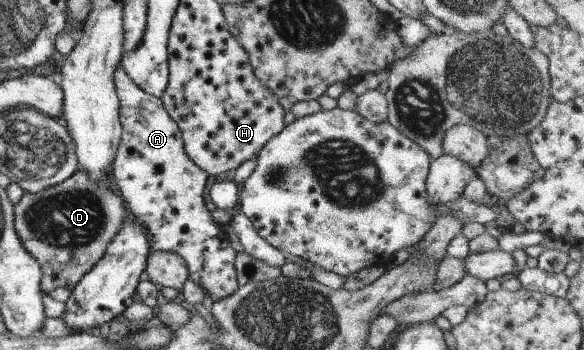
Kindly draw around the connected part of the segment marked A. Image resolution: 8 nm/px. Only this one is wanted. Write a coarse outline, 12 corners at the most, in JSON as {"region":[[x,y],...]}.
{"region":[[119,64],[109,175],[150,253],[212,301],[239,287],[205,171]]}

